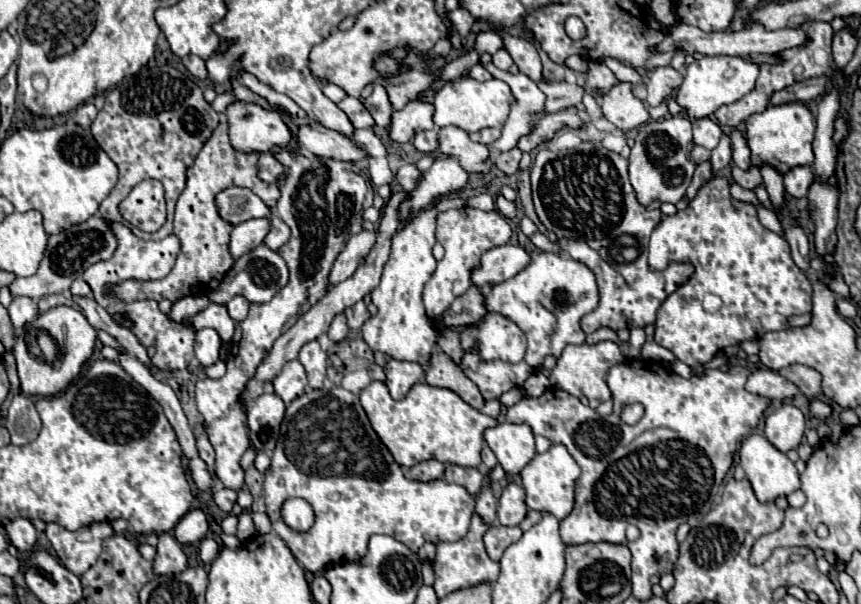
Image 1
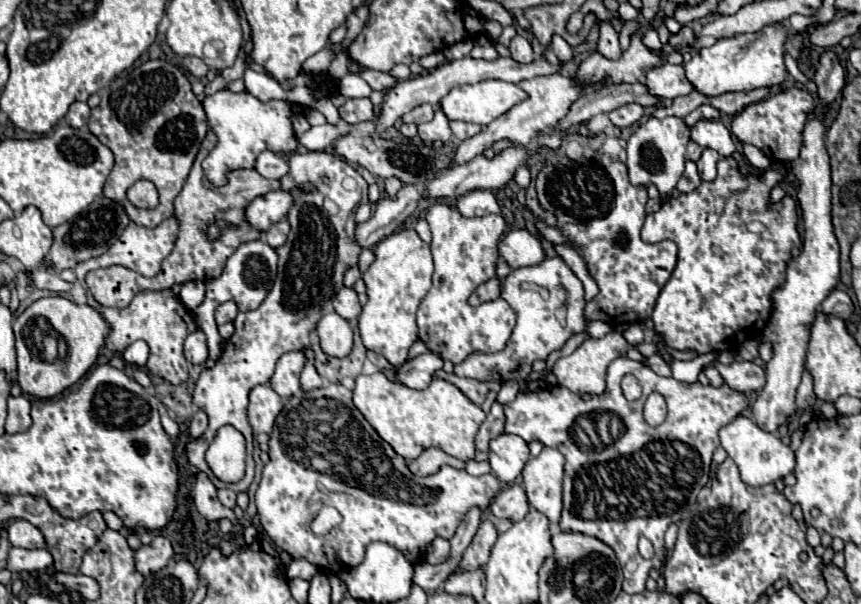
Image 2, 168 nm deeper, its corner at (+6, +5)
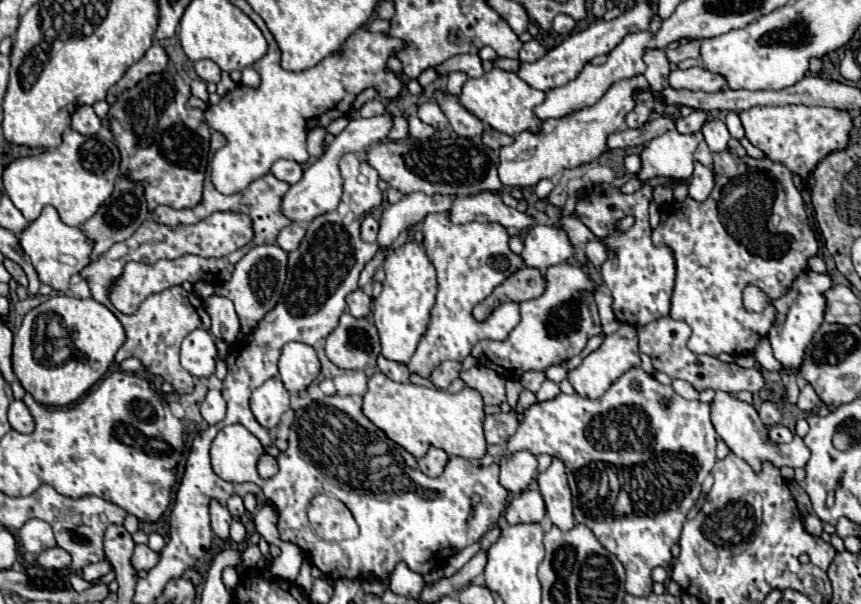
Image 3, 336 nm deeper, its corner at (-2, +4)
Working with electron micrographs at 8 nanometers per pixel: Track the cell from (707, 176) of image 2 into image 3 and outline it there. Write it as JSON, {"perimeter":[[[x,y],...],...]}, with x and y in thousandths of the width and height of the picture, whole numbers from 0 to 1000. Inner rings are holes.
{"perimeter":[[[808,268],[806,272],[806,288],[804,288],[801,308],[799,308],[801,328],[815,334],[815,331],[822,328],[822,321],[827,318],[827,311],[829,311],[829,285],[825,278],[820,278],[818,272]]]}

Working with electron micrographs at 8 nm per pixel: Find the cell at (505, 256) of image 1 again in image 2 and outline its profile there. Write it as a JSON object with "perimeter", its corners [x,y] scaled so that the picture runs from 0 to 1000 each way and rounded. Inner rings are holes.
{"perimeter":[[[613,379],[590,382],[578,402],[578,419],[595,445],[625,439],[634,429],[627,396],[618,389]]]}

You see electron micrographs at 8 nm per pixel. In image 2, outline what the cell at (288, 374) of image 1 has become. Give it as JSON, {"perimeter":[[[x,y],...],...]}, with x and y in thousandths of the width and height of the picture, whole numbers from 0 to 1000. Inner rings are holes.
{"perimeter":[[[337,581],[330,584],[321,598],[321,614],[314,627],[314,641],[325,657],[337,657],[348,647],[348,618],[355,604],[355,588],[351,581]]]}

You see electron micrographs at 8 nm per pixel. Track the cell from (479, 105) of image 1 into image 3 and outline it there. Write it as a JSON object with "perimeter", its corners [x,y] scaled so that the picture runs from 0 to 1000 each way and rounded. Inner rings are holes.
{"perimeter":[[[574,113],[571,119],[564,119],[557,129],[544,129],[534,152],[534,172],[548,185],[553,195],[564,202],[569,212],[585,219],[585,222],[602,222],[606,215],[623,219],[627,209],[627,199],[620,192],[618,179],[632,169],[632,152],[620,149],[611,136],[606,136],[597,119],[588,119],[581,113]]]}

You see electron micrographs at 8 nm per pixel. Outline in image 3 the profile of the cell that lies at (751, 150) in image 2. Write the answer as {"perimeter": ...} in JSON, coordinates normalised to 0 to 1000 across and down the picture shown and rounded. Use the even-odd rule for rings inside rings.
{"perimeter":[[[846,185],[842,197],[842,205],[851,228],[861,232],[865,227],[865,217],[858,197],[858,192],[852,185]]]}

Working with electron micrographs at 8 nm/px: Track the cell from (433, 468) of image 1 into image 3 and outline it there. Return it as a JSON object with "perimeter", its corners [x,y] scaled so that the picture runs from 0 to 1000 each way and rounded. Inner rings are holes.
{"perimeter":[[[499,742],[492,758],[485,762],[485,775],[495,788],[511,788],[516,781],[516,772],[520,765],[520,752],[511,742]]]}

